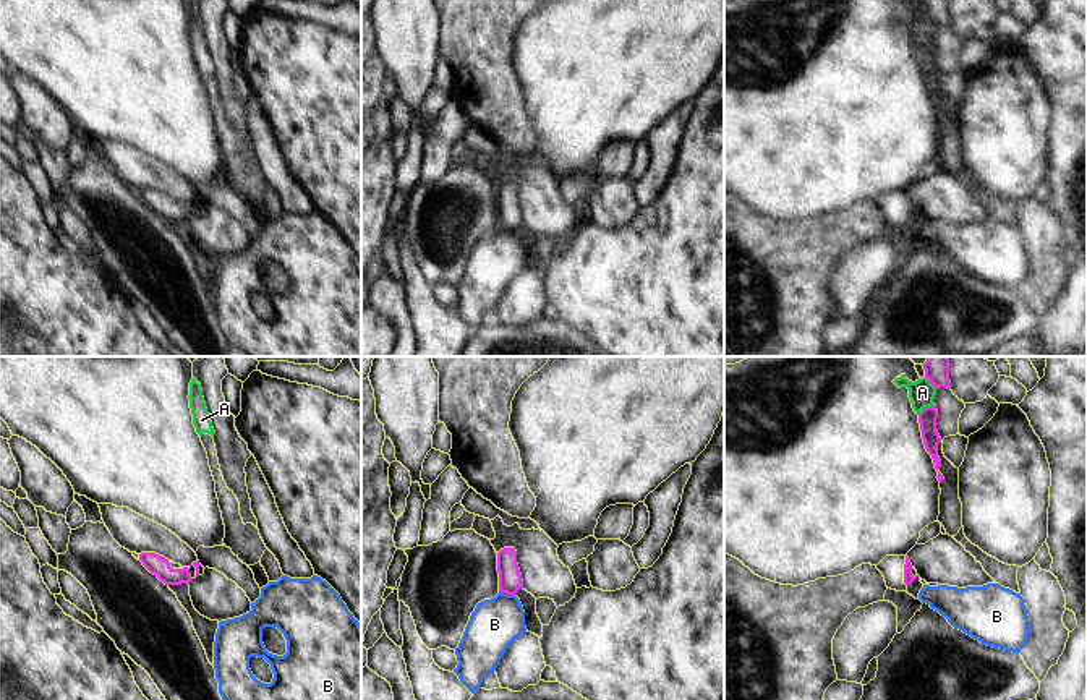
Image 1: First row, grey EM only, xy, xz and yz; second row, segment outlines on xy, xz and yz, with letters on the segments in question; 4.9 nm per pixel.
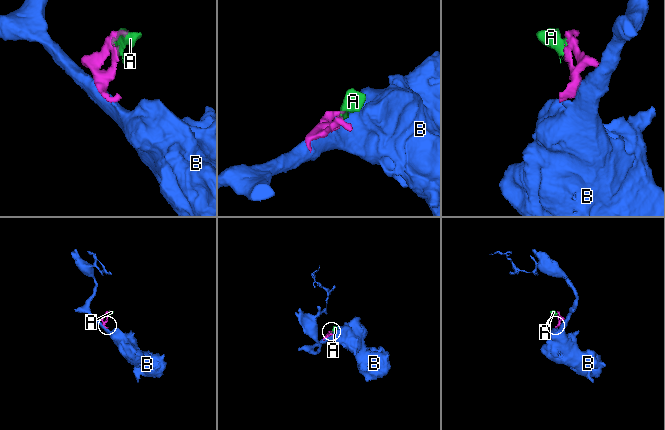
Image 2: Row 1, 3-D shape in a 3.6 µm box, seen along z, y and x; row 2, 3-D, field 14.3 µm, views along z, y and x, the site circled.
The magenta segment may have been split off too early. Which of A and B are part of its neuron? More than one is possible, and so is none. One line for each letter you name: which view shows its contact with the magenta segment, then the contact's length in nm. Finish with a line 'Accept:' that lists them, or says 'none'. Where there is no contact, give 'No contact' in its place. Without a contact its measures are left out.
Accept: none

